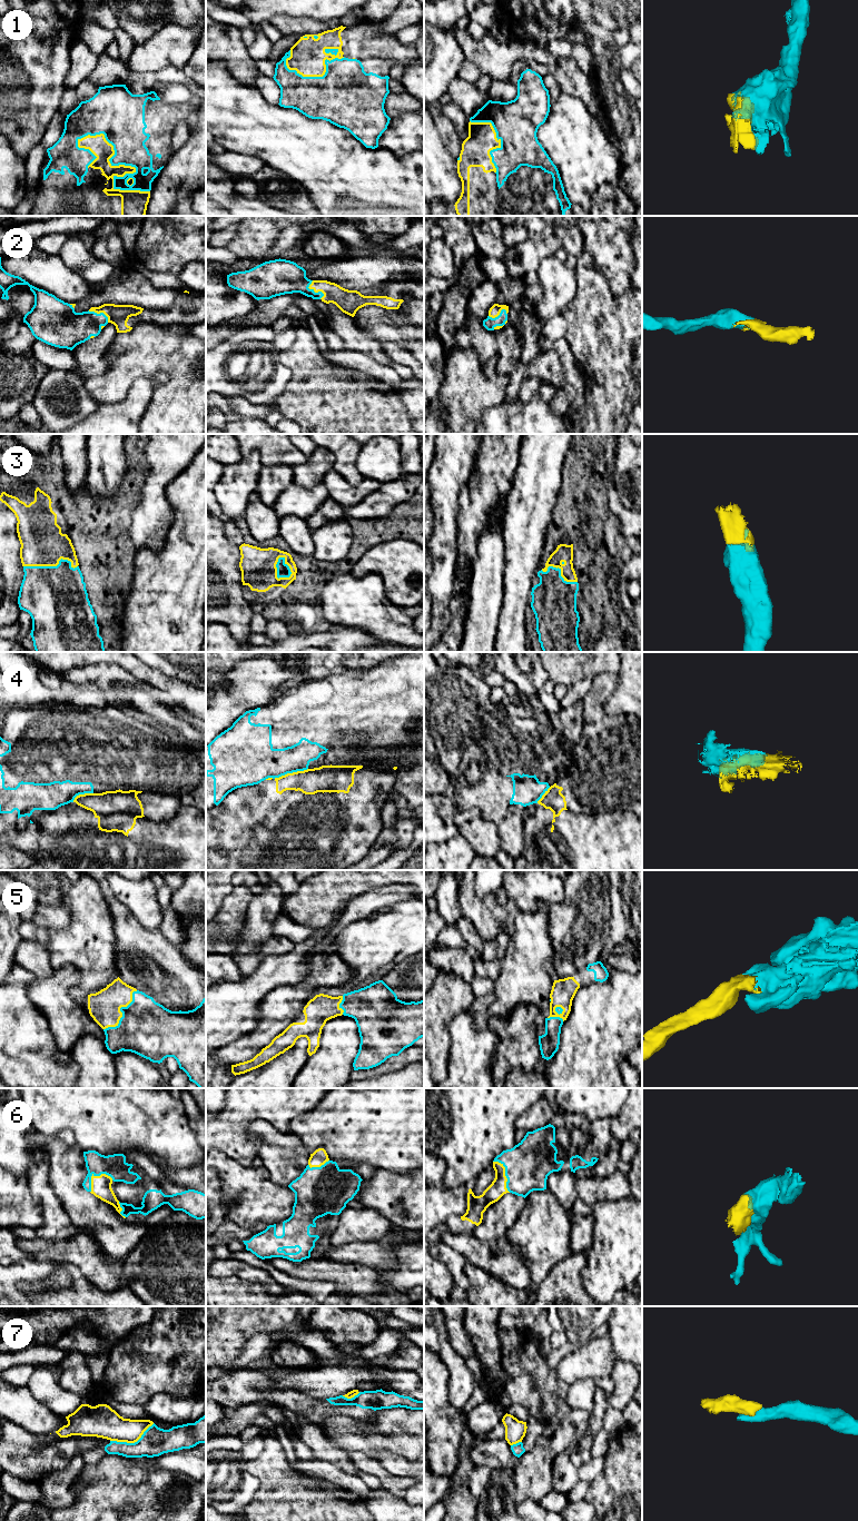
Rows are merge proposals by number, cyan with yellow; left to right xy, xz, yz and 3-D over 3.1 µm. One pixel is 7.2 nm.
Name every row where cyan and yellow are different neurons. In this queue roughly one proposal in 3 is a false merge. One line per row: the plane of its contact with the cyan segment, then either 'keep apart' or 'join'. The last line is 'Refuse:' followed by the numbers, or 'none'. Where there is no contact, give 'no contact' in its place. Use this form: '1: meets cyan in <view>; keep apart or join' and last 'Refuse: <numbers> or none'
1: meets cyan in xy; join
2: meets cyan in xz; join
3: meets cyan in xy; join
4: meets cyan in xz; keep apart
5: meets cyan in xy; join
6: meets cyan in xy; join
7: meets cyan in xy; keep apart
Refuse: 4, 7

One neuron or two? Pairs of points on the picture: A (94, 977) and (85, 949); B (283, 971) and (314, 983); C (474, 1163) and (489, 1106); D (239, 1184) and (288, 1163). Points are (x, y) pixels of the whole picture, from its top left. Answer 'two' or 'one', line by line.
A: one
B: two
C: one
D: two

